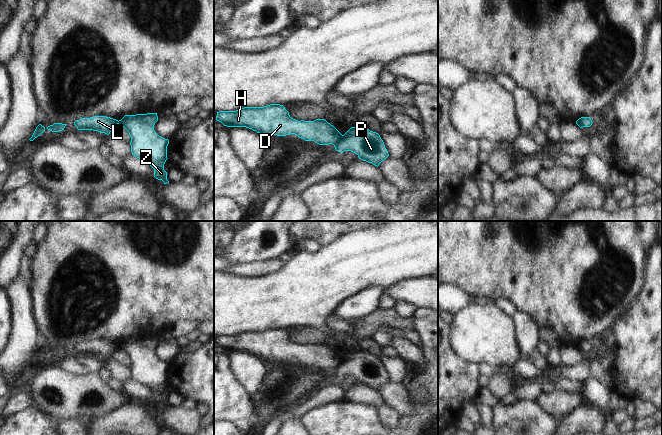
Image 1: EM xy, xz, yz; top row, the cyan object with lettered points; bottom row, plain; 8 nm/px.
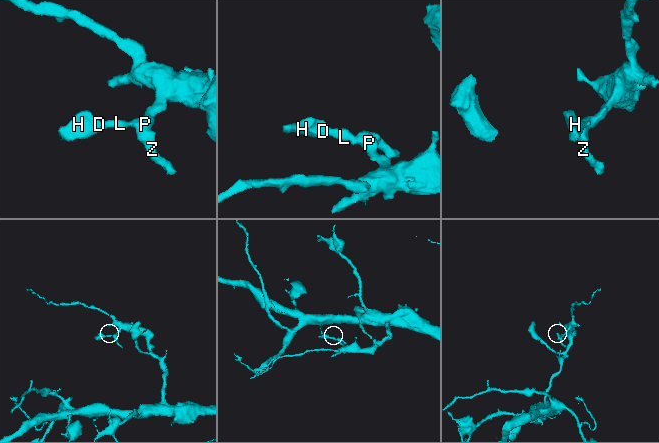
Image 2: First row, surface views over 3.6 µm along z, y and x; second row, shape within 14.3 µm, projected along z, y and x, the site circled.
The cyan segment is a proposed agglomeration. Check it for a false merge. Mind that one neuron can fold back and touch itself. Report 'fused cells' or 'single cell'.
fused cells

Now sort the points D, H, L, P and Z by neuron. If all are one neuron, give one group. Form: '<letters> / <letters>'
D H L / P Z

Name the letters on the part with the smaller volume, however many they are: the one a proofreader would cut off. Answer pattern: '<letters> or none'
D, H, L

